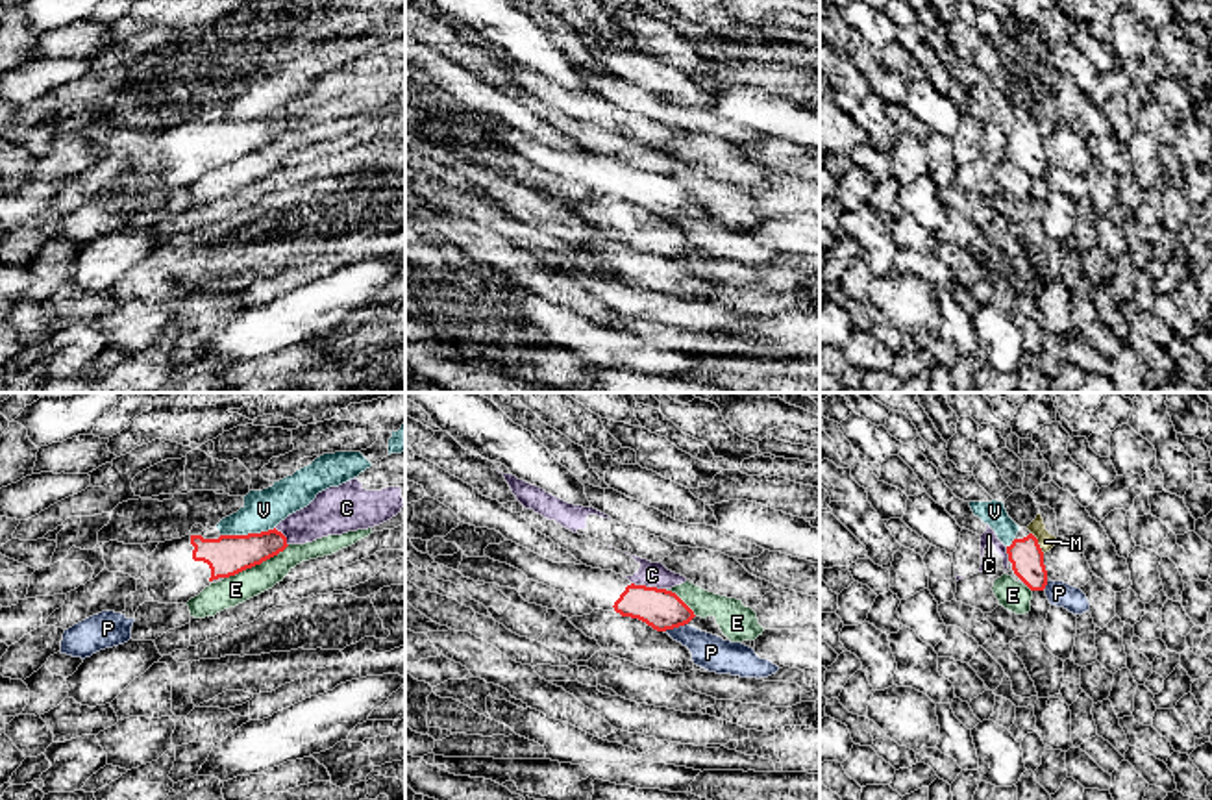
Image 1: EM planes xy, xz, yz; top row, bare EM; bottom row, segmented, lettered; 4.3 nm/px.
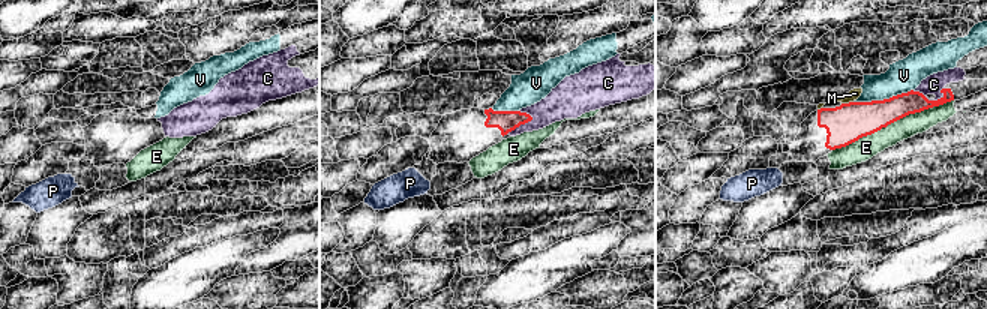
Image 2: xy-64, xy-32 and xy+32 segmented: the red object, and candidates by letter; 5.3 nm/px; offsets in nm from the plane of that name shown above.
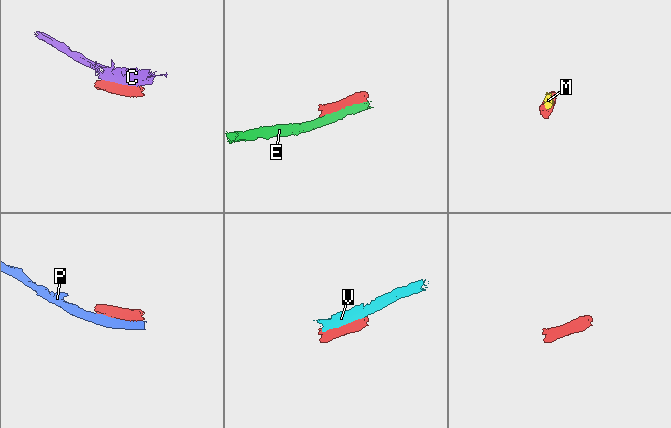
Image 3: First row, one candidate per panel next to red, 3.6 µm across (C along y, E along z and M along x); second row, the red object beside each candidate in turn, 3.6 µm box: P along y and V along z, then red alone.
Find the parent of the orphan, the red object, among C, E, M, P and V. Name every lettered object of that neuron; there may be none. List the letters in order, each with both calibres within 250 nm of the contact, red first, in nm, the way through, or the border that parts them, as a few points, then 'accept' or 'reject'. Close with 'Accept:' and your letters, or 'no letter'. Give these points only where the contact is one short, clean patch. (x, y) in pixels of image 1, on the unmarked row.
C: calibres 180 and 110 nm; reject
E: calibres 180 and 130 nm; reject
M: calibres 140 and 70 nm; border yz (1031, 117), (1044, 137); reject
P: calibres 180 and 160 nm; reject
V: calibres 180 and 180 nm; reject
Accept: no letter

